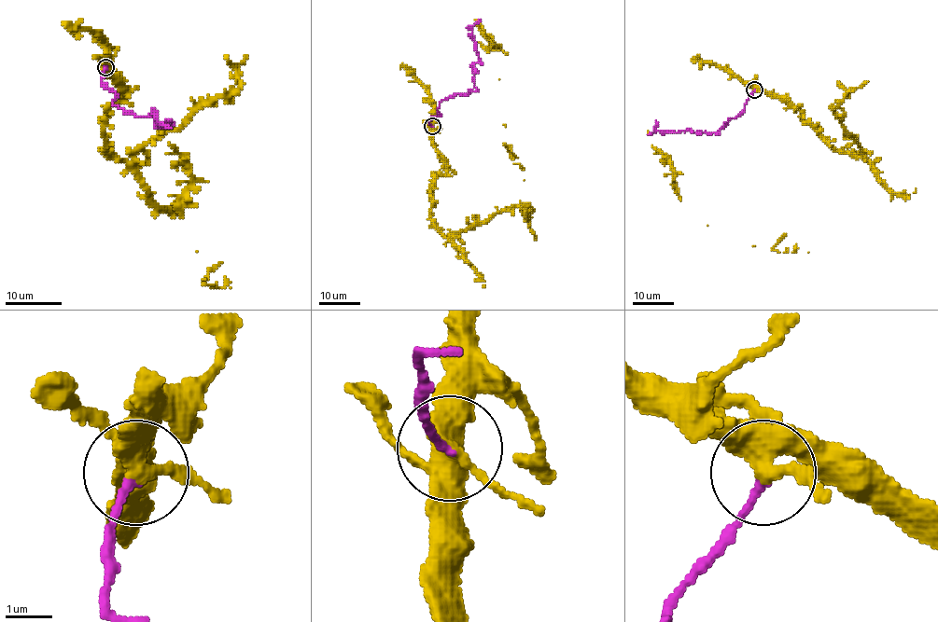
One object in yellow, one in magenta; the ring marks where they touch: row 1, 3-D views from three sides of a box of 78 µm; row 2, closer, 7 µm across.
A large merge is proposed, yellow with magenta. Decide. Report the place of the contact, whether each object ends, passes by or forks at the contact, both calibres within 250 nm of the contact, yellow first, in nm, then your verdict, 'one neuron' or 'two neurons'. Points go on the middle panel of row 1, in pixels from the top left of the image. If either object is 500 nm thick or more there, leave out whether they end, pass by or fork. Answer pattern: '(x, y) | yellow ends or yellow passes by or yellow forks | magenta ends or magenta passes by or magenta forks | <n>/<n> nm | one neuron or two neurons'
(432, 126) | yellow forks | magenta ends | 360/160 nm | two neurons

